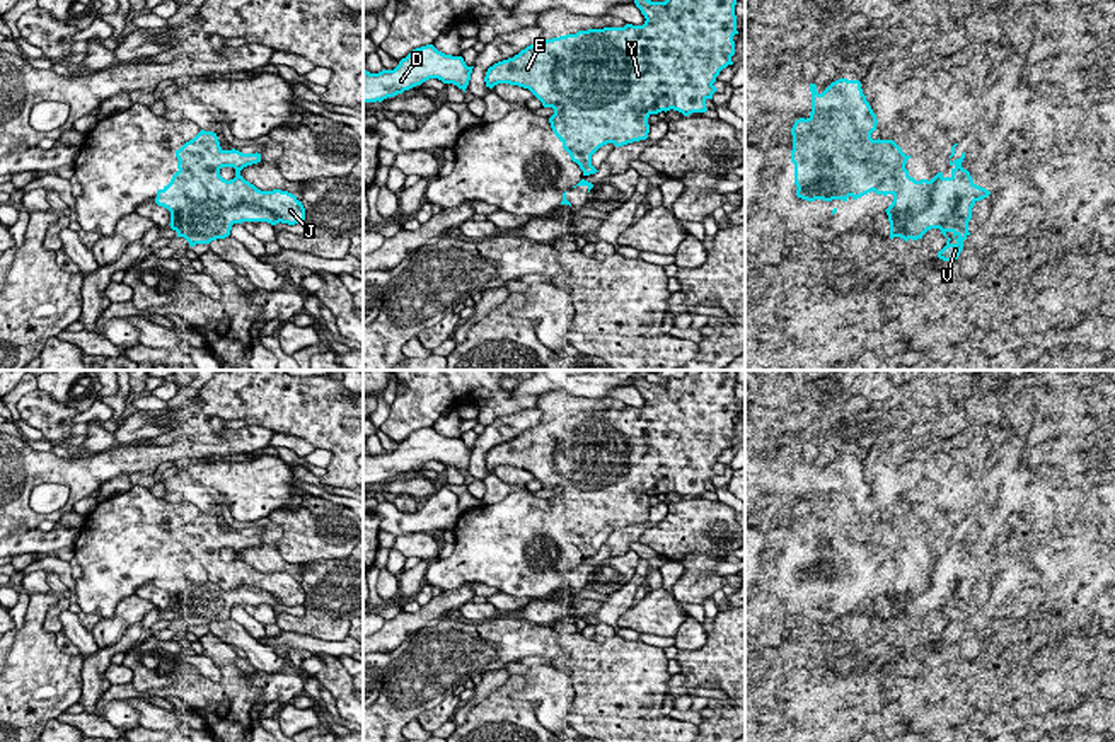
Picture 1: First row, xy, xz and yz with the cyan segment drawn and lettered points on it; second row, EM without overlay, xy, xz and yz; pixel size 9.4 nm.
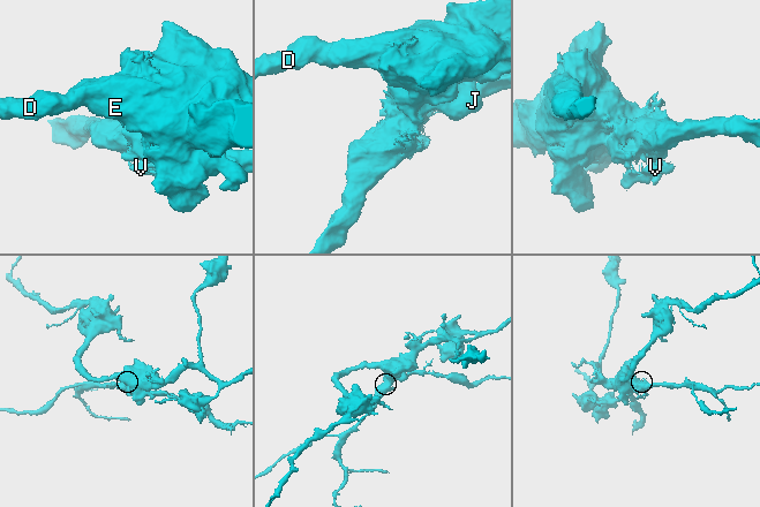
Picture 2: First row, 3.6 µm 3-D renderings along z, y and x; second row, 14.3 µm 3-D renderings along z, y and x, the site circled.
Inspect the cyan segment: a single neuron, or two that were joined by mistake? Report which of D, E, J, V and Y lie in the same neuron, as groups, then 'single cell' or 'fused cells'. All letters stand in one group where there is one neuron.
D E J Y / V; fused cells

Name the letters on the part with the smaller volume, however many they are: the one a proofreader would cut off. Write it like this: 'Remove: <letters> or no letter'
Remove: V

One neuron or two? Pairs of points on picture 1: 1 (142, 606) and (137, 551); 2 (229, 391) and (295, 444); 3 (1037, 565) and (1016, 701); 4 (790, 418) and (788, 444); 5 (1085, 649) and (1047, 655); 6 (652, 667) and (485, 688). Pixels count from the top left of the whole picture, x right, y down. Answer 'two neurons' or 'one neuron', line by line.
1: two neurons
2: two neurons
3: two neurons
4: two neurons
5: one neuron
6: two neurons

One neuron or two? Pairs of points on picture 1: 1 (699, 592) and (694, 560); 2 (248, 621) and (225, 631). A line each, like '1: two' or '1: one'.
1: one
2: two

